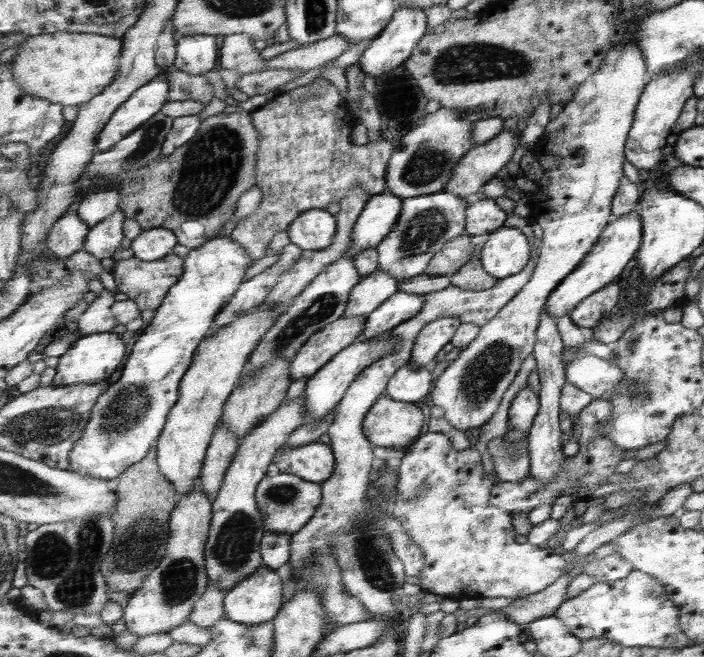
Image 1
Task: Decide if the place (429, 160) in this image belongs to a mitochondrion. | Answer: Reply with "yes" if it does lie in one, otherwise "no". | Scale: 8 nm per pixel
yes

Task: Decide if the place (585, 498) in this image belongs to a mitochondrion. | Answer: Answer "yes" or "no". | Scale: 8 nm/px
no

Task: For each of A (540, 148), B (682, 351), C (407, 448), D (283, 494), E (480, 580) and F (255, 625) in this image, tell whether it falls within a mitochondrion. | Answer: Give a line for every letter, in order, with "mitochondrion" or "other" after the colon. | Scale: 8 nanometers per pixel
A: other
B: other
C: other
D: mitochondrion
E: other
F: other

